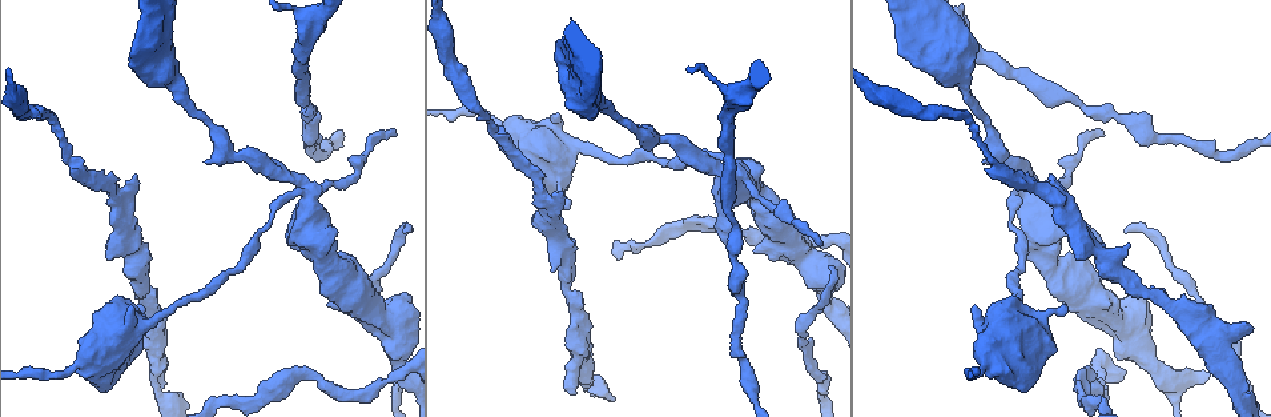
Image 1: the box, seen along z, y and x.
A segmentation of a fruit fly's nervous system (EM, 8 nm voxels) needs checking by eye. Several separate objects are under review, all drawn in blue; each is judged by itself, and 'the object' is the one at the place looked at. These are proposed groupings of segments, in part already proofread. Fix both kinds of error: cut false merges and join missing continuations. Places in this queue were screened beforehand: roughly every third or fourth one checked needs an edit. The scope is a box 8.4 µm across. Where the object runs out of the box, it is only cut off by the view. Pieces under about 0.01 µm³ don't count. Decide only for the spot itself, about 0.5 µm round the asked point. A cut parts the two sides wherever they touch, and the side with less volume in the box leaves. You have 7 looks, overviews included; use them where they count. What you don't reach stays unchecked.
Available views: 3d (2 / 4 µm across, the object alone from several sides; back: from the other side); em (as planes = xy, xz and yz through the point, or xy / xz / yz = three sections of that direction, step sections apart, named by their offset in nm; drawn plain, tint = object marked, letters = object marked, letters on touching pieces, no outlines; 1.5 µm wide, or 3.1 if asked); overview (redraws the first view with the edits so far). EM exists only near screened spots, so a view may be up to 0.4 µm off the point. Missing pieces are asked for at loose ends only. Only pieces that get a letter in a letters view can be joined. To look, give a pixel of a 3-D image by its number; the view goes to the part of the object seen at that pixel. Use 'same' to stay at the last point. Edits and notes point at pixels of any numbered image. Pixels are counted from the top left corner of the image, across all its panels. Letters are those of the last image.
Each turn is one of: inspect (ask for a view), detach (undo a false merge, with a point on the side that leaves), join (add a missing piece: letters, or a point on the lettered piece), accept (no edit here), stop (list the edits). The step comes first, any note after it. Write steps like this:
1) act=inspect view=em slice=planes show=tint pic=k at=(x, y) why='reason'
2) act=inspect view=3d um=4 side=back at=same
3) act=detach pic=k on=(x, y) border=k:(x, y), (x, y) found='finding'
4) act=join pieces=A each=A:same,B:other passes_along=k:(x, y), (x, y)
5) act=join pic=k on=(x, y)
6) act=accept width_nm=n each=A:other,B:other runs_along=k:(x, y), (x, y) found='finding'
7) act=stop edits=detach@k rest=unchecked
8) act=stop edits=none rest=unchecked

act=inspect view=em slice=yz step=4 show=letters pic=1 at=(821, 245) why='free end'

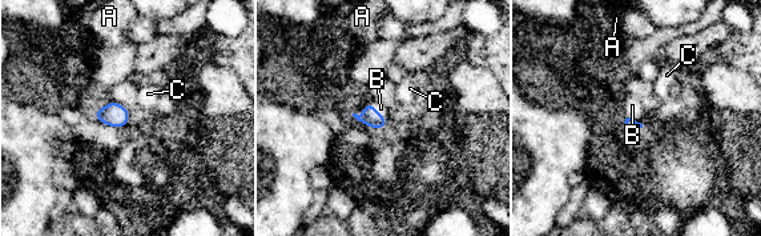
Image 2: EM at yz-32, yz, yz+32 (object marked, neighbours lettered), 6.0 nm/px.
act=join pieces=B each=A:other,B:same,C:other passes_along=2:(629, 122), (631, 116), (632, 106) found='it goes on there'

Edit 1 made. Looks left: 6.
act=inspect view=3d um=2 pic=1 at=(296, 371) why='sharp bend'

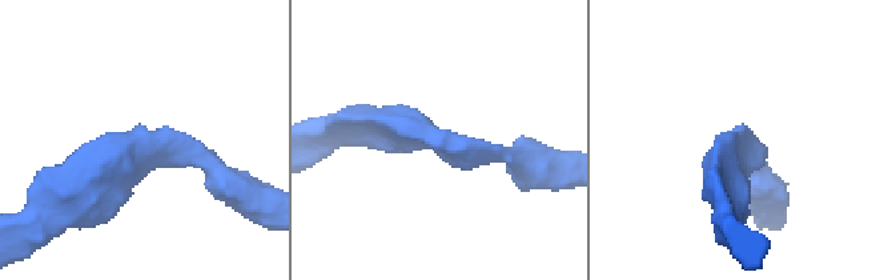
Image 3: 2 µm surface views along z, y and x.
act=inspect view=em slice=xz step=8 show=tint pic=3 at=(740, 141)

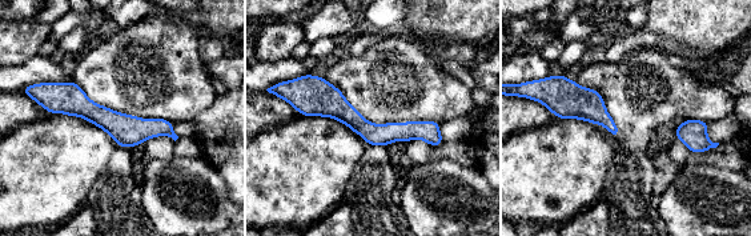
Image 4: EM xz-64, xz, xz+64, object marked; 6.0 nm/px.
act=inspect view=em slice=planes show=letters at=same

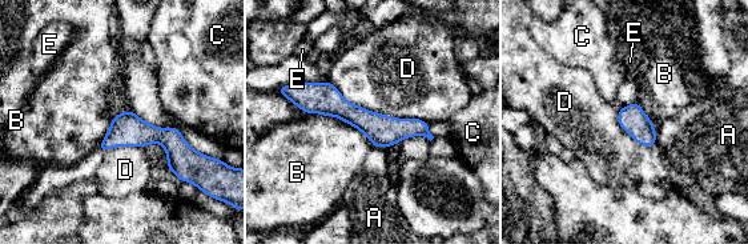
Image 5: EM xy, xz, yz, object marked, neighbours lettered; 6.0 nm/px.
act=accept width_nm=160 longest_contact=D:650nm each=A:other,B:other,C:other,D:other,E:other found='one cell here'

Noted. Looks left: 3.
act=inspect view=3d um=4 pic=1 at=(1017, 274) why='a narrow waist'

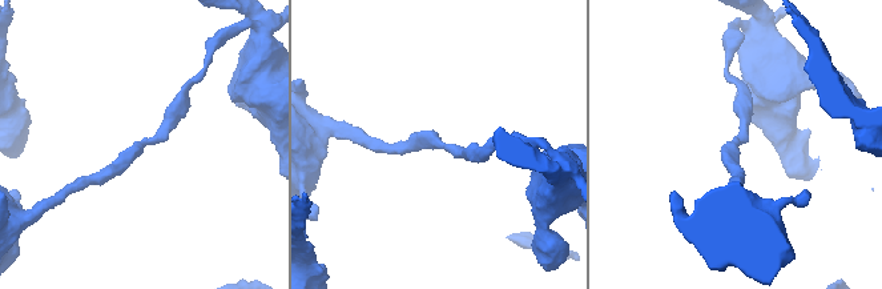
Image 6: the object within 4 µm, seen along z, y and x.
act=inspect view=em slice=yz step=8 show=tint pic=6 at=(443, 145) arm_widths_nm=170,220 why='need the tissue'

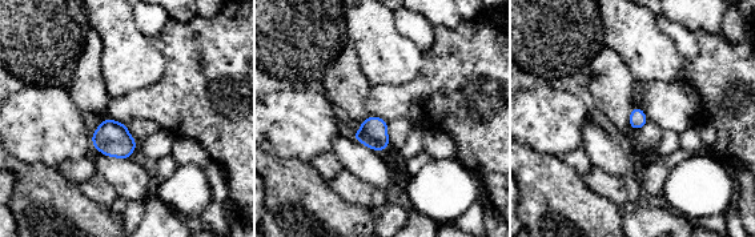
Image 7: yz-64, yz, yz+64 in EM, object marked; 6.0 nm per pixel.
act=inspect view=em slice=yz step=8 show=letters at=same

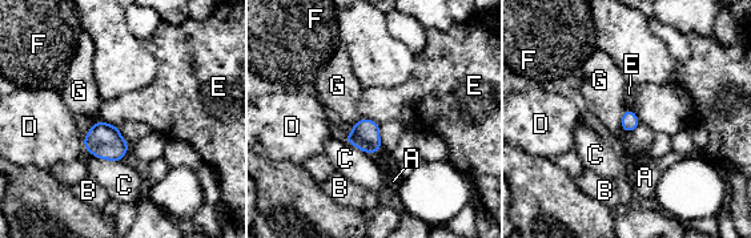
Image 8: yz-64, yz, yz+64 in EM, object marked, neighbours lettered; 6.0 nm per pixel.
act=accept width_nm=50 each=A:other,B:other,C:other,D:other,E:other,F:other,G:other border=8:(623, 111), (621, 126), (633, 132) found='all the same cell'

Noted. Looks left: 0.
act=stop edits=join@2 rest=unchecked

